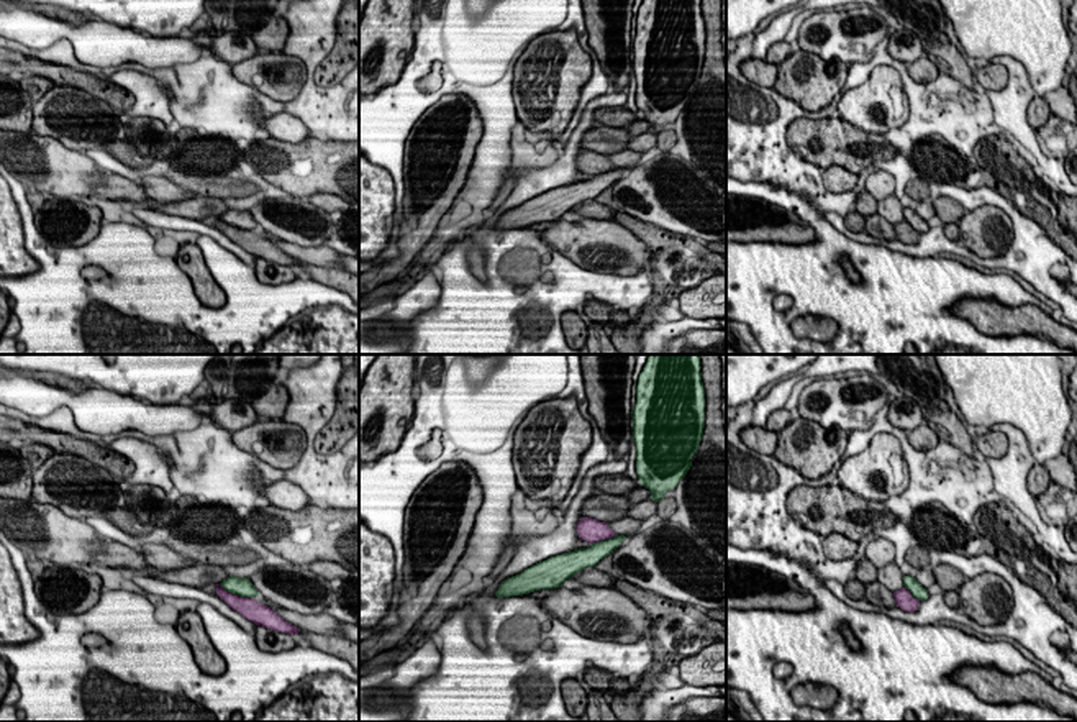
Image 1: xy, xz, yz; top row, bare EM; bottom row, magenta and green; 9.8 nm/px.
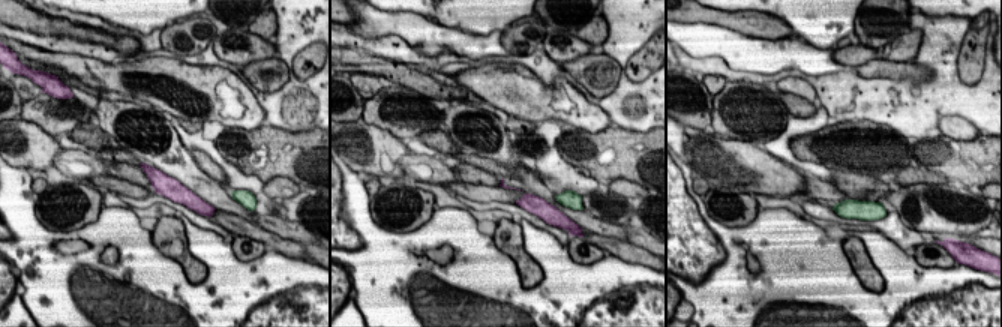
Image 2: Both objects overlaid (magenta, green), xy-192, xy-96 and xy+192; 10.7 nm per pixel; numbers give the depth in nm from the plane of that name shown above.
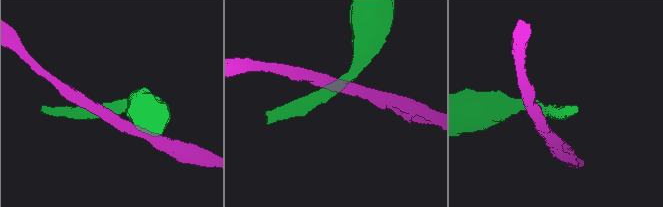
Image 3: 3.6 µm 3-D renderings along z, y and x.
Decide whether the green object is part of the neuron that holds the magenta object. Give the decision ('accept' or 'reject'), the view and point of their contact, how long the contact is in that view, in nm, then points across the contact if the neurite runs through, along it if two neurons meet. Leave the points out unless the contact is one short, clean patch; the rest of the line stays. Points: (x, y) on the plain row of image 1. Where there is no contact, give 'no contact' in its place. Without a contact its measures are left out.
reject; contact xy (233, 227); length 360 nm; border xy (218, 217), (235, 227), (251, 230)

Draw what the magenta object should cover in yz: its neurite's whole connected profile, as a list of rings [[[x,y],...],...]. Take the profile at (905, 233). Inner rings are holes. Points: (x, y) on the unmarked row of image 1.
[[[902,220],[900,223],[893,225],[897,240],[900,240],[905,244],[915,244],[918,243],[920,233],[915,231],[907,220]]]

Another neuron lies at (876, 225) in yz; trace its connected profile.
[[[872,213],[869,217],[866,217],[866,231],[879,240],[897,240],[893,225],[888,223],[884,217],[880,217],[879,213]]]

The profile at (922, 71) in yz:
[[[923,54],[915,62],[908,64],[910,77],[918,84],[933,82],[939,75],[939,67],[933,62],[928,54]]]

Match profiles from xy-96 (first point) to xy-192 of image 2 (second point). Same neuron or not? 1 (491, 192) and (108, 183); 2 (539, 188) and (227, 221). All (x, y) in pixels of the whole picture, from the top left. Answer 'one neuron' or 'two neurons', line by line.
1: one neuron
2: two neurons

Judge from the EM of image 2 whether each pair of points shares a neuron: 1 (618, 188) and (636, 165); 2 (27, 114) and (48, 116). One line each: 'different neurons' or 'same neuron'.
1: different neurons
2: same neuron

